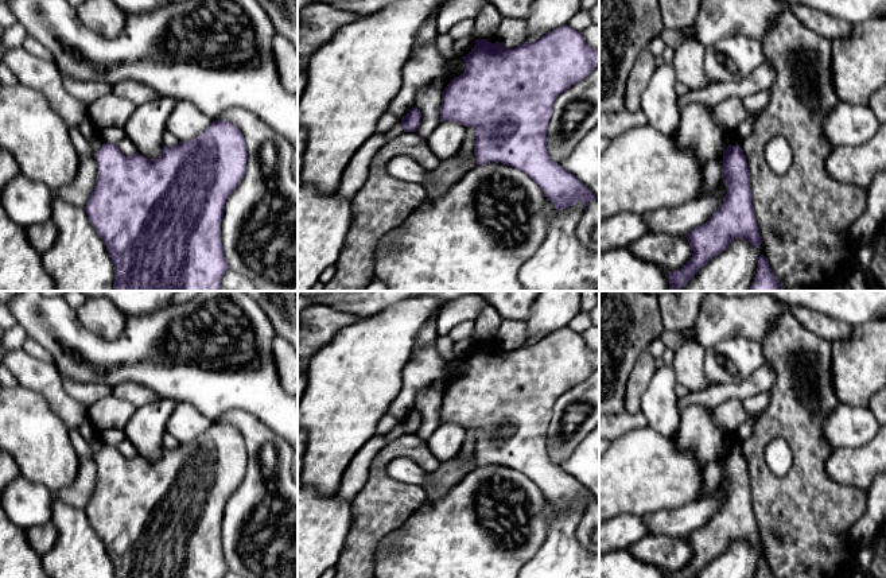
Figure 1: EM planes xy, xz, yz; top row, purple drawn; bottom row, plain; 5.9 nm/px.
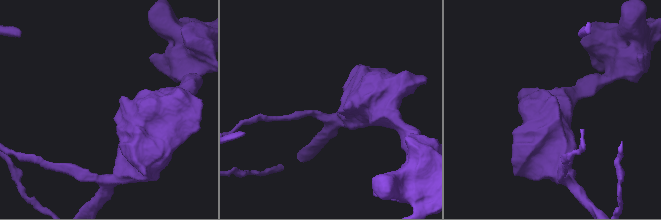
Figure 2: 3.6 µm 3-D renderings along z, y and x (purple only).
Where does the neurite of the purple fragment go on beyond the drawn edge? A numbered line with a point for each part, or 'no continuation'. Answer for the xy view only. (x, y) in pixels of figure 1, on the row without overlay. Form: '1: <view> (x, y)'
no continuation

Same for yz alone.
no continuation

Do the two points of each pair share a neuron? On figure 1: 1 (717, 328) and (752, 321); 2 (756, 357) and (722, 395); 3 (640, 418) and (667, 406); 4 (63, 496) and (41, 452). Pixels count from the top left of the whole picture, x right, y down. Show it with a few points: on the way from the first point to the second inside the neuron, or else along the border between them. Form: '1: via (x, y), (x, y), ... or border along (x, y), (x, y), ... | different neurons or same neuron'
1: via (725, 321), (743, 321) | same neuron
2: border along (761, 364), (739, 381), (711, 386) | different neurons
3: border along (640, 411), (645, 416), (648, 426) | different neurons
4: border along (78, 462), (77, 477), (54, 493) | different neurons

